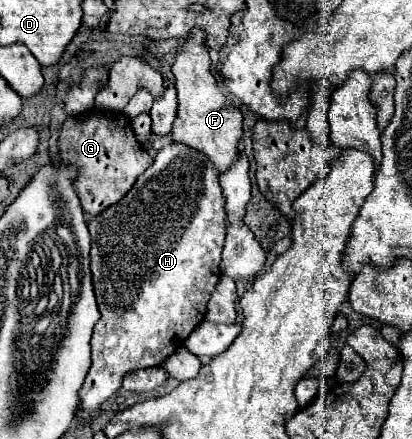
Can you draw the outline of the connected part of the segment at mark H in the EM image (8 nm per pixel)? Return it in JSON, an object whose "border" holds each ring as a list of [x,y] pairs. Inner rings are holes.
{"border":[[[173,142],[157,152],[153,164],[117,204],[93,216],[87,226],[91,232],[91,274],[101,318],[93,328],[93,364],[81,388],[81,422],[97,414],[99,404],[115,394],[123,374],[163,364],[169,354],[183,346],[191,330],[203,322],[209,296],[221,274],[219,262],[225,240],[225,198],[217,170],[201,152]]]}

